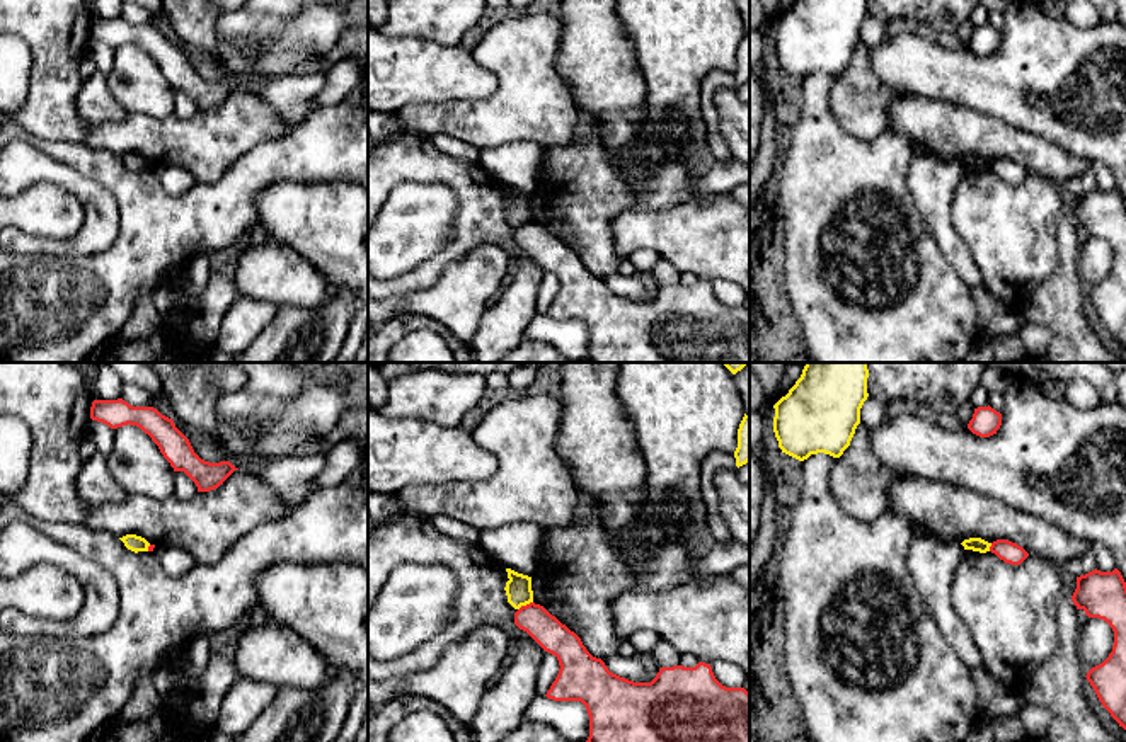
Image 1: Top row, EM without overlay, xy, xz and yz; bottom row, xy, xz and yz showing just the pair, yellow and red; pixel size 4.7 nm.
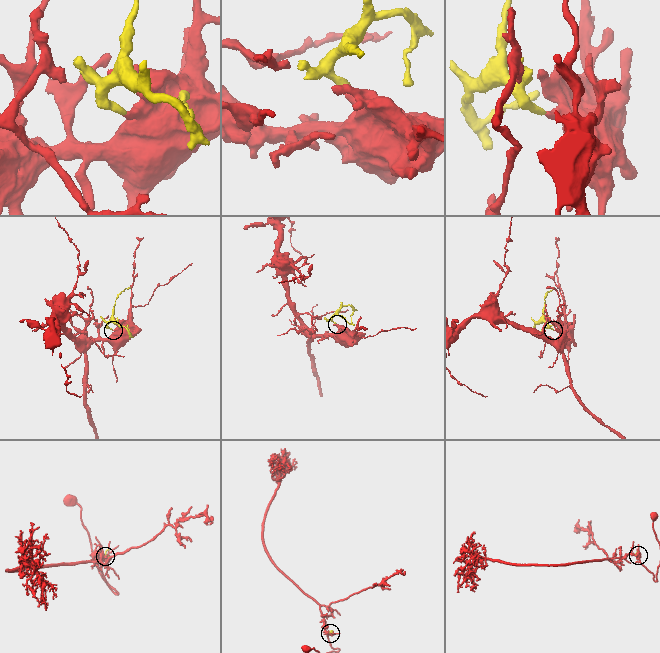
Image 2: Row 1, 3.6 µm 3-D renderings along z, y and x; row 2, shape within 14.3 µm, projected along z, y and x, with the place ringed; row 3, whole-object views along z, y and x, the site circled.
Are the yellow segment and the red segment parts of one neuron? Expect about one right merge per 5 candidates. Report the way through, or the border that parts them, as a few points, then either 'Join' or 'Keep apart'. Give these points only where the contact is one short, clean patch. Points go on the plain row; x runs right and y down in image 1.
Boundary: xz (532, 220), (518, 228). Keep apart

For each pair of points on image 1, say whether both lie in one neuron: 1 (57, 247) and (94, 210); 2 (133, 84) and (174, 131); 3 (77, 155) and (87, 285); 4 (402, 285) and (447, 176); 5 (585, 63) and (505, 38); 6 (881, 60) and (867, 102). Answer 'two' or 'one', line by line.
1: one
2: two
3: one
4: one
5: two
6: two

